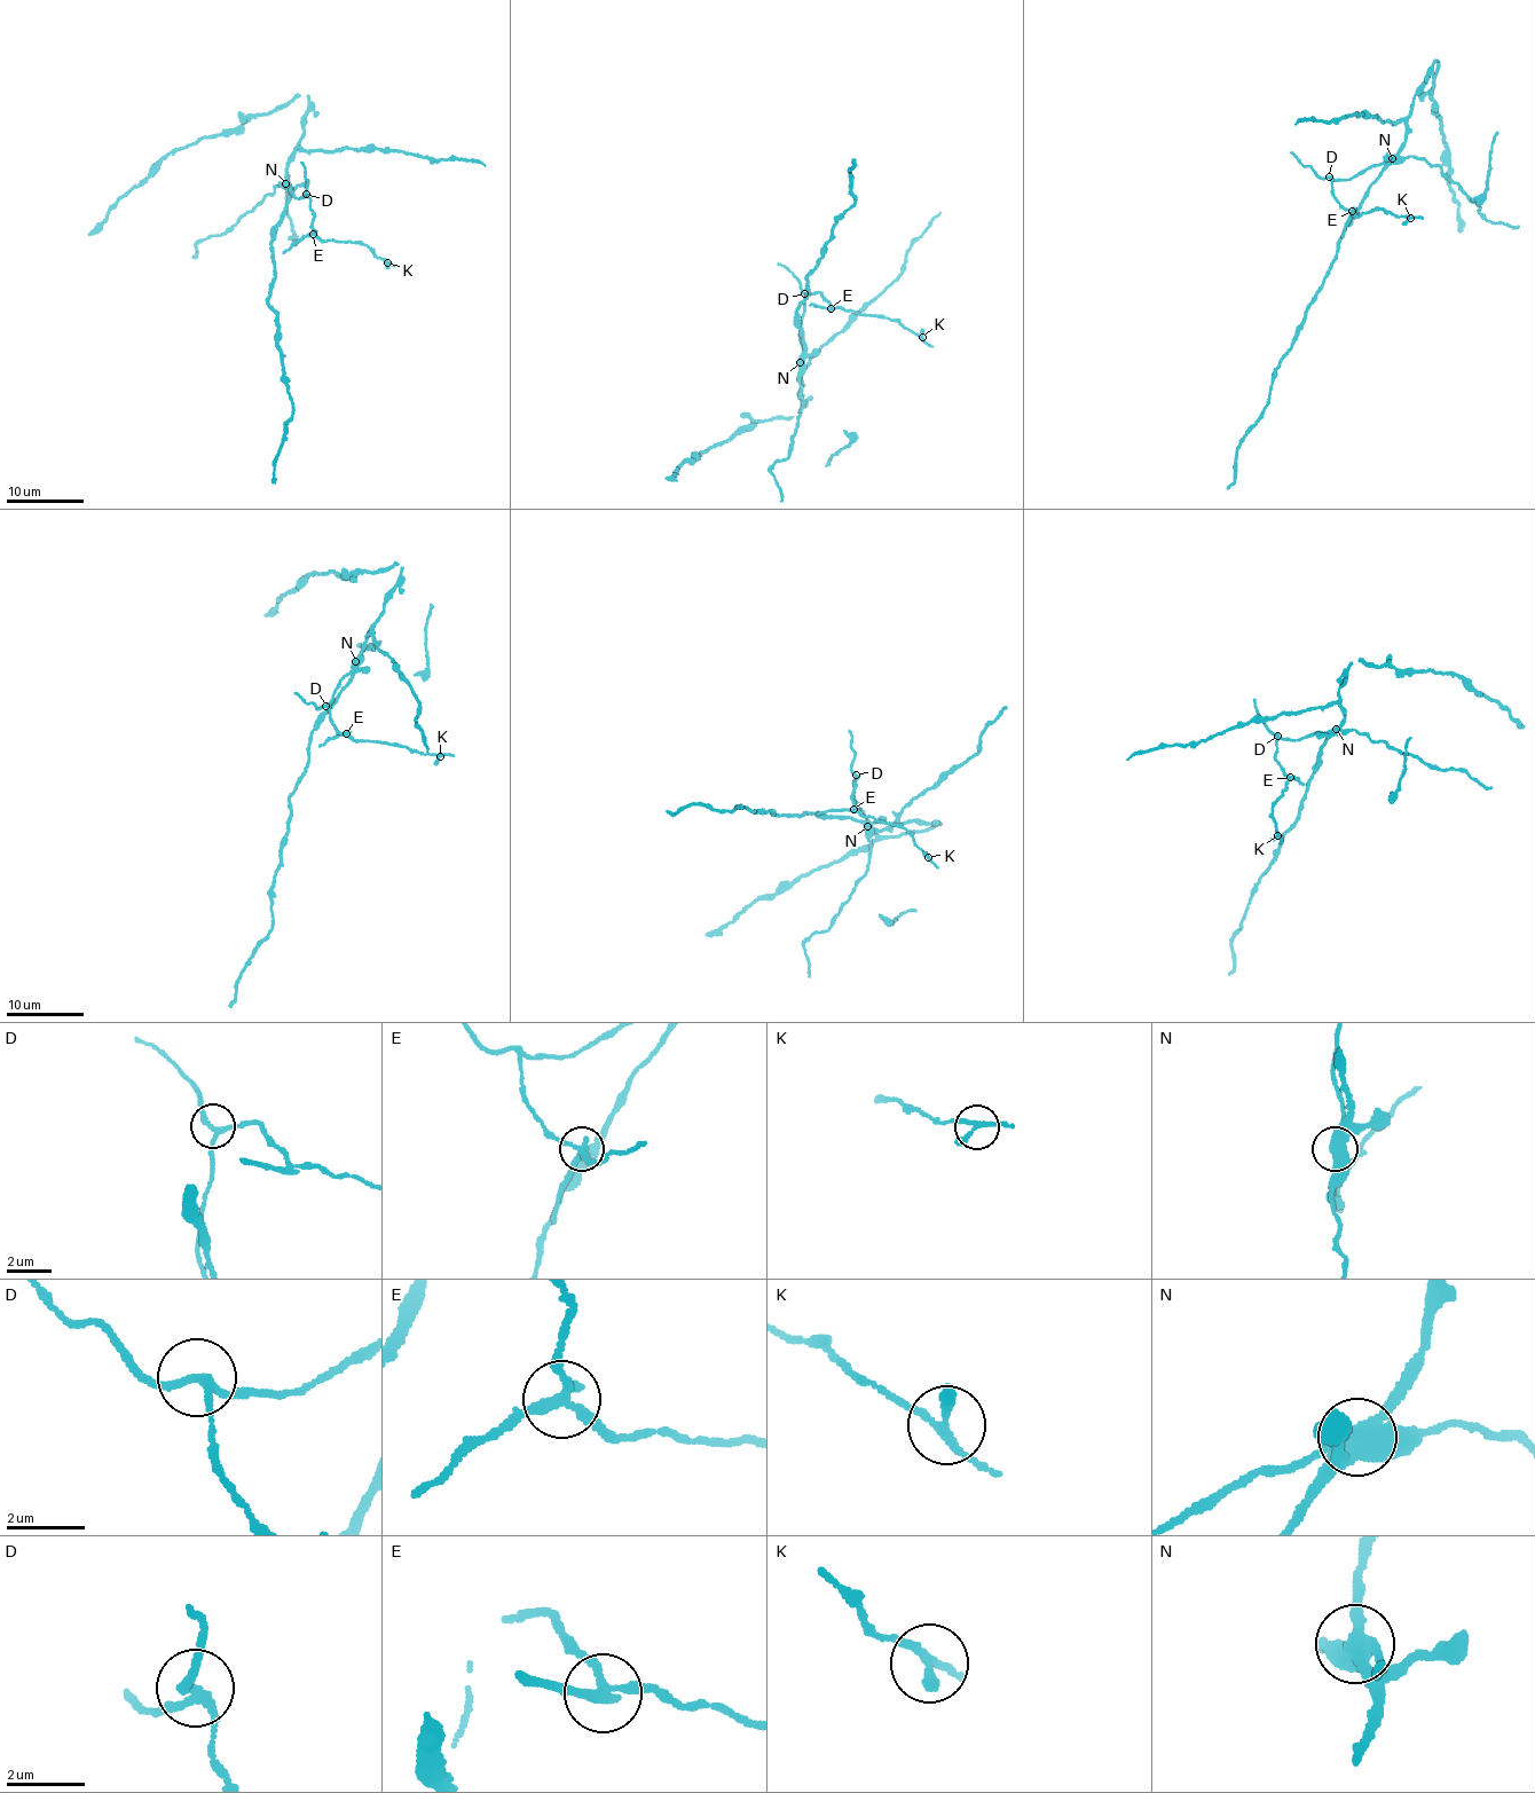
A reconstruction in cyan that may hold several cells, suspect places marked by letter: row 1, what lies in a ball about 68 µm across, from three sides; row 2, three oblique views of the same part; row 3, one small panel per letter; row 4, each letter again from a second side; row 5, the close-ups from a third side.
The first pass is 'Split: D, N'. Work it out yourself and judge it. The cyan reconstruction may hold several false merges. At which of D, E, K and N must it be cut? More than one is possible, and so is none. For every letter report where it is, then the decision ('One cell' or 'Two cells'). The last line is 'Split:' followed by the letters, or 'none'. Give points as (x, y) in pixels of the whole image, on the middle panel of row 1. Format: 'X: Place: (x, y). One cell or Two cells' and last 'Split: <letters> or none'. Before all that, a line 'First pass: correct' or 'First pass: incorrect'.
First pass: incorrect
D: Place: (804, 293). One cell
E: Place: (831, 308). Two cells
K: Place: (922, 337). One cell
N: Place: (800, 362). Two cells
Split: E, N

